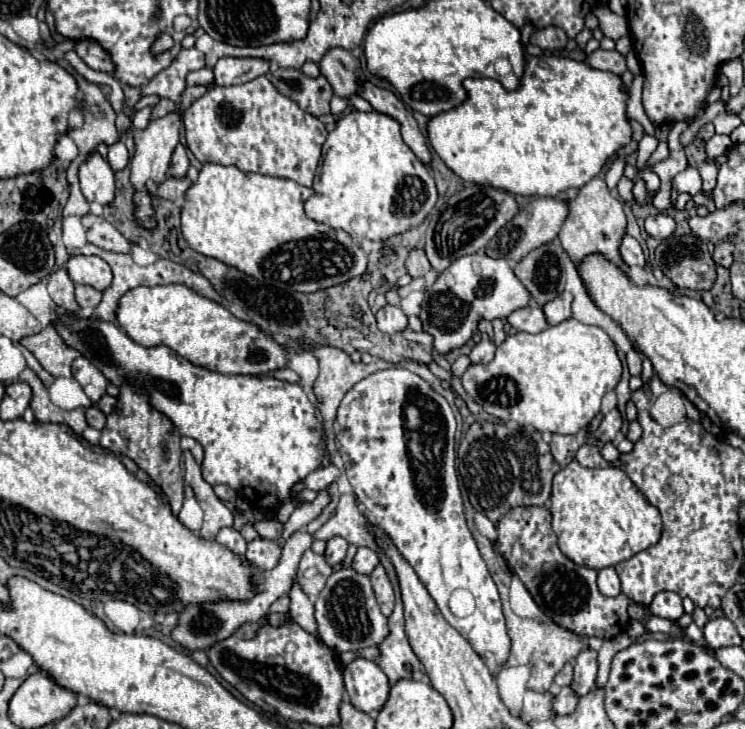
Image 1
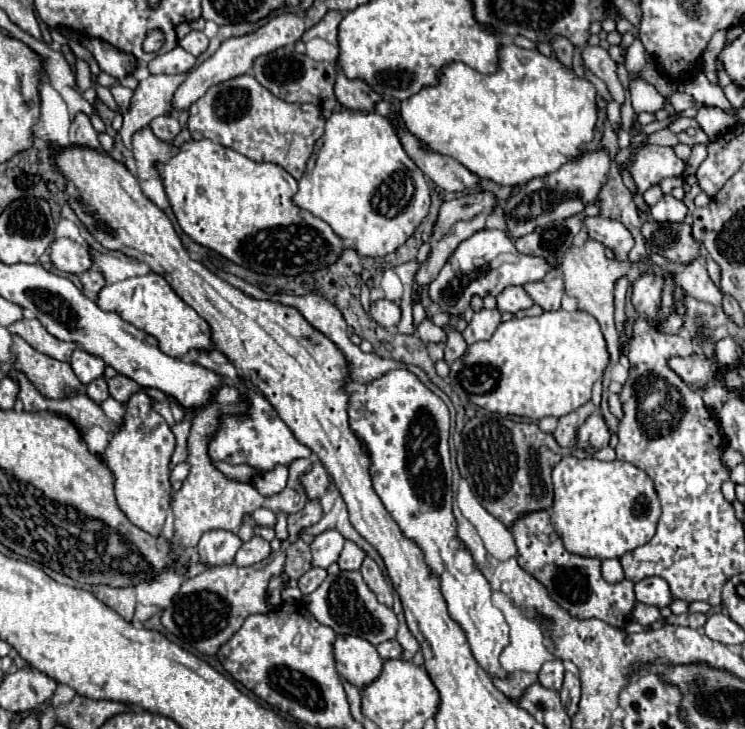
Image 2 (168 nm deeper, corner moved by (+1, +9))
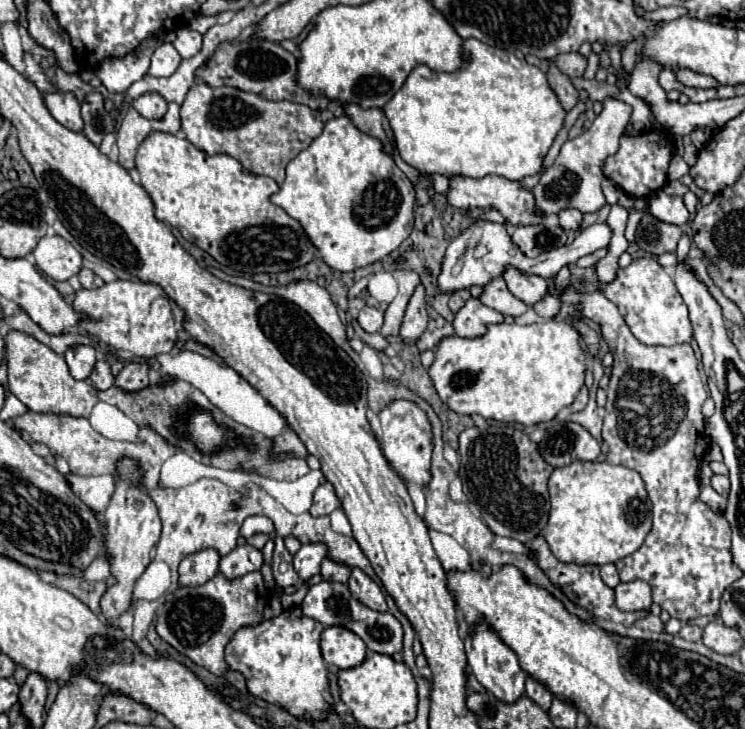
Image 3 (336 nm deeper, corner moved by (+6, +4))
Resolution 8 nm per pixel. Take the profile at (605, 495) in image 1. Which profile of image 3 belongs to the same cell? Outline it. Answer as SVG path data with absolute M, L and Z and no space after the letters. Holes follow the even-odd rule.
M583 463L559 467L549 477L551 511L545 541L565 563L607 565L635 553L651 531L651 501L637 471L611 463Z

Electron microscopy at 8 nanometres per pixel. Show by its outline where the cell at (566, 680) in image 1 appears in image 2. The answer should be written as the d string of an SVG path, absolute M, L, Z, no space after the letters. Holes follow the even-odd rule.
M550 660L546 664L542 664L540 672L538 672L538 682L544 688L562 688L562 680L564 680L564 664L562 660Z

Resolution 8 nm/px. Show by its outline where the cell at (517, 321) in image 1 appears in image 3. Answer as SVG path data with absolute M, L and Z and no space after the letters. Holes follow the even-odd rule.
M501 277L489 281L489 285L483 287L479 301L483 305L487 305L487 307L491 307L503 315L511 315L511 317L519 317L527 309L527 305L521 299L517 299L509 293L509 289Z

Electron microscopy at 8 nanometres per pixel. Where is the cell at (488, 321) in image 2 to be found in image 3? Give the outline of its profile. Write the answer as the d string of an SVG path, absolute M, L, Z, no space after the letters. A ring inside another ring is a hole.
M471 297L457 313L455 313L455 333L459 337L479 337L485 333L489 323L503 323L503 315L495 309L481 305L479 299Z

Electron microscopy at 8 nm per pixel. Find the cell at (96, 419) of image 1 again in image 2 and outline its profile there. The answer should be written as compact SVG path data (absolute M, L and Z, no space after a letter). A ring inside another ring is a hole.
M102 376L102 378L94 380L92 384L88 384L88 386L86 386L86 396L100 406L100 404L110 396L110 394L108 394L108 386L106 386L106 378Z

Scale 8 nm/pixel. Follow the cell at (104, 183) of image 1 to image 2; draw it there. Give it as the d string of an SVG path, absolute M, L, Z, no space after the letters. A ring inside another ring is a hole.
M78 114L70 126L70 148L94 148L100 150L98 132L92 128L86 114Z

